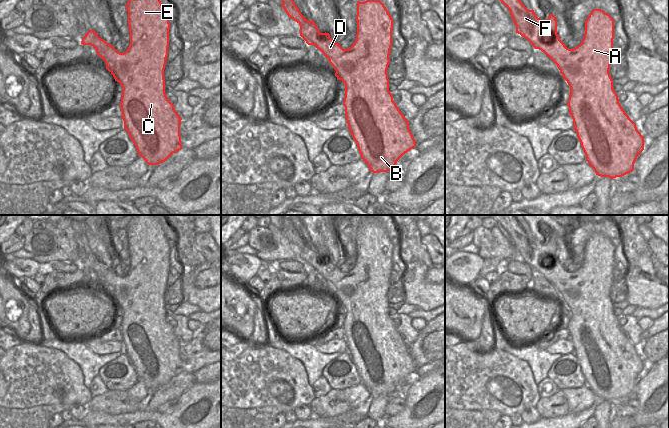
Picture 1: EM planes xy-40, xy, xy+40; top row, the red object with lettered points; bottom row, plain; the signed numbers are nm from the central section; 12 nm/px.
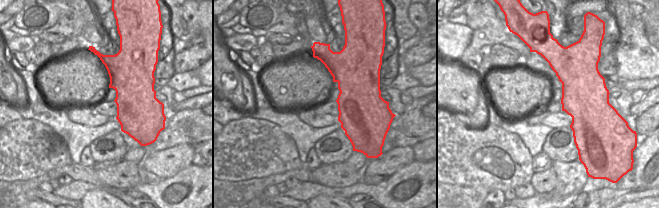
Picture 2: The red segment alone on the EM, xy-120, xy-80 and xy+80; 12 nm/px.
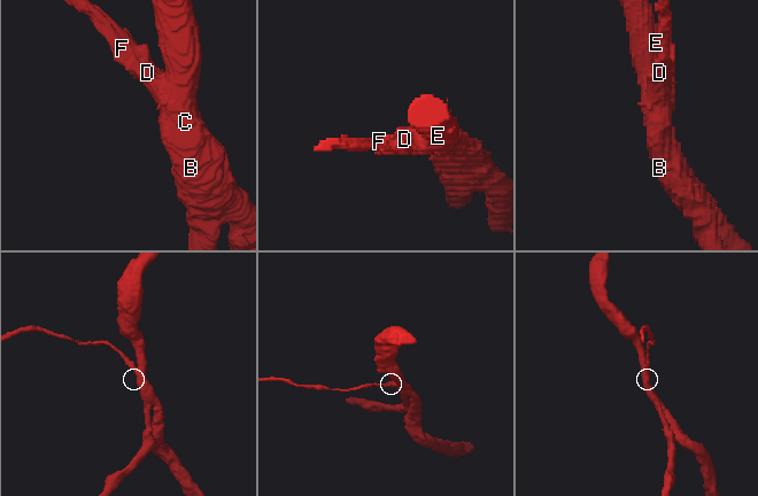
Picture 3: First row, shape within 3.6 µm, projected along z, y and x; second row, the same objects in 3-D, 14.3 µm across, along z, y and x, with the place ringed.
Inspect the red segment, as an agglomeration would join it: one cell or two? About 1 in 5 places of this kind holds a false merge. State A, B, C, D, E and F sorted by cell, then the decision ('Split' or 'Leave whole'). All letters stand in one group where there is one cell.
Groups: A B C D E F. Leave whole.

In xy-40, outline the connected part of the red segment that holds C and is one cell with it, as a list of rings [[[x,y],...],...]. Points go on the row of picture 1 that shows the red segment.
[[[129,0],[126,3],[126,9],[128,11],[130,45],[125,52],[118,52],[113,45],[101,39],[93,29],[85,34],[81,44],[93,46],[97,55],[105,61],[106,69],[113,75],[115,81],[121,84],[122,97],[119,104],[122,110],[124,130],[129,133],[138,155],[148,165],[158,165],[182,149],[180,136],[182,118],[175,111],[174,104],[168,100],[165,93],[164,69],[169,47],[169,17],[160,0]]]

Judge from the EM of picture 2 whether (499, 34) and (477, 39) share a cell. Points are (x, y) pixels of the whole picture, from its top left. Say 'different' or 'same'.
same

